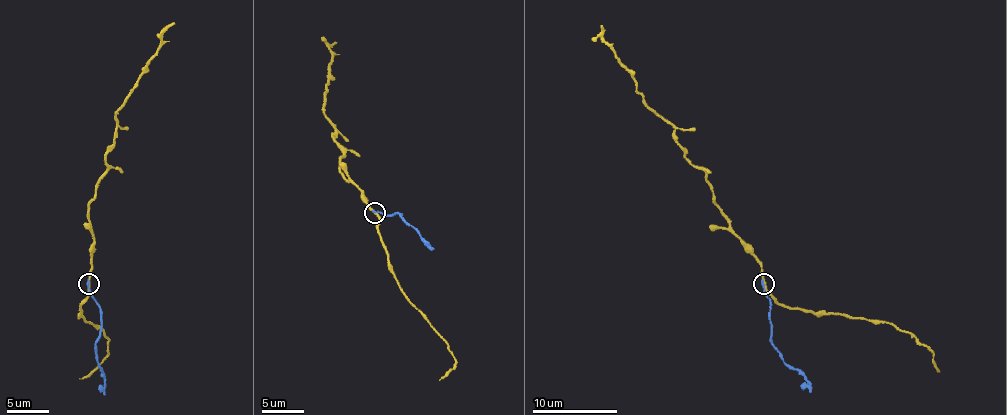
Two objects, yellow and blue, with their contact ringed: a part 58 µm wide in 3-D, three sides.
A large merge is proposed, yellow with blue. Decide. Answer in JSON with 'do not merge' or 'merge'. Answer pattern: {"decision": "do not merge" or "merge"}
{"decision": "do not merge"}

